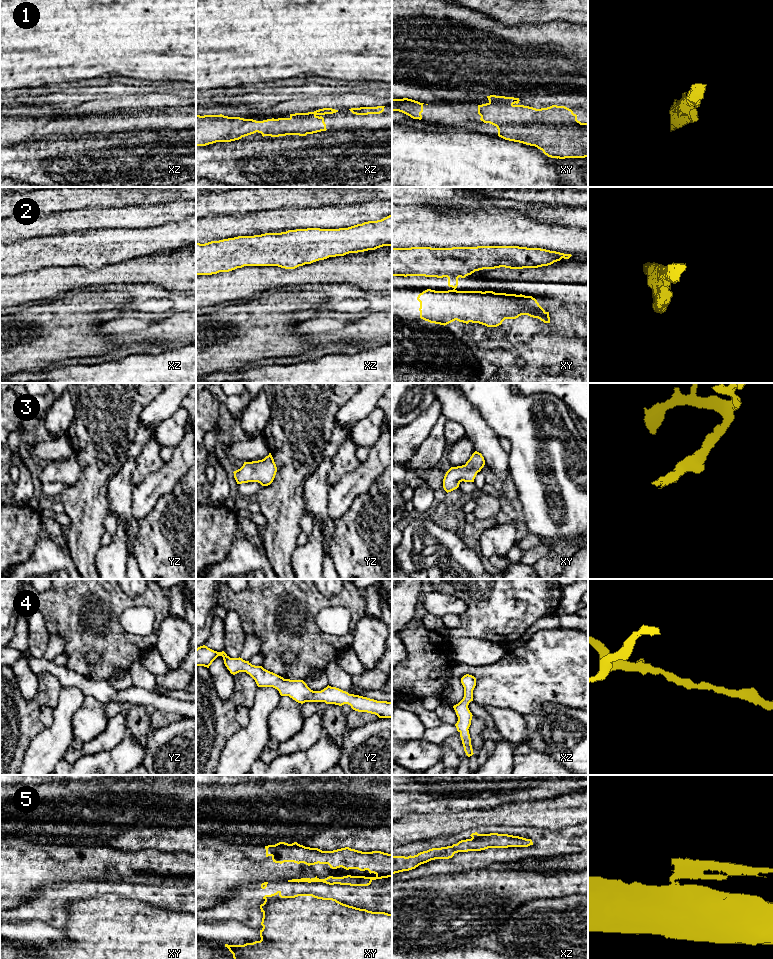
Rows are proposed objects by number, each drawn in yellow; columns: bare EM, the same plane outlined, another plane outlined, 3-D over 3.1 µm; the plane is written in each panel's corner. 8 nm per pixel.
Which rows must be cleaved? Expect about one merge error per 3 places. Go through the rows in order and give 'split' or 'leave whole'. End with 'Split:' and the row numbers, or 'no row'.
1: leave whole
2: leave whole
3: leave whole
4: leave whole
5: split
Split: 5

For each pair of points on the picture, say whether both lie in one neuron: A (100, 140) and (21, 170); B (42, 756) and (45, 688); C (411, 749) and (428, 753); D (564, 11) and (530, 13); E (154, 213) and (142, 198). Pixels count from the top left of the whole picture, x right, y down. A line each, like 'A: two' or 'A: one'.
A: one
B: two
C: one
D: one
E: two

